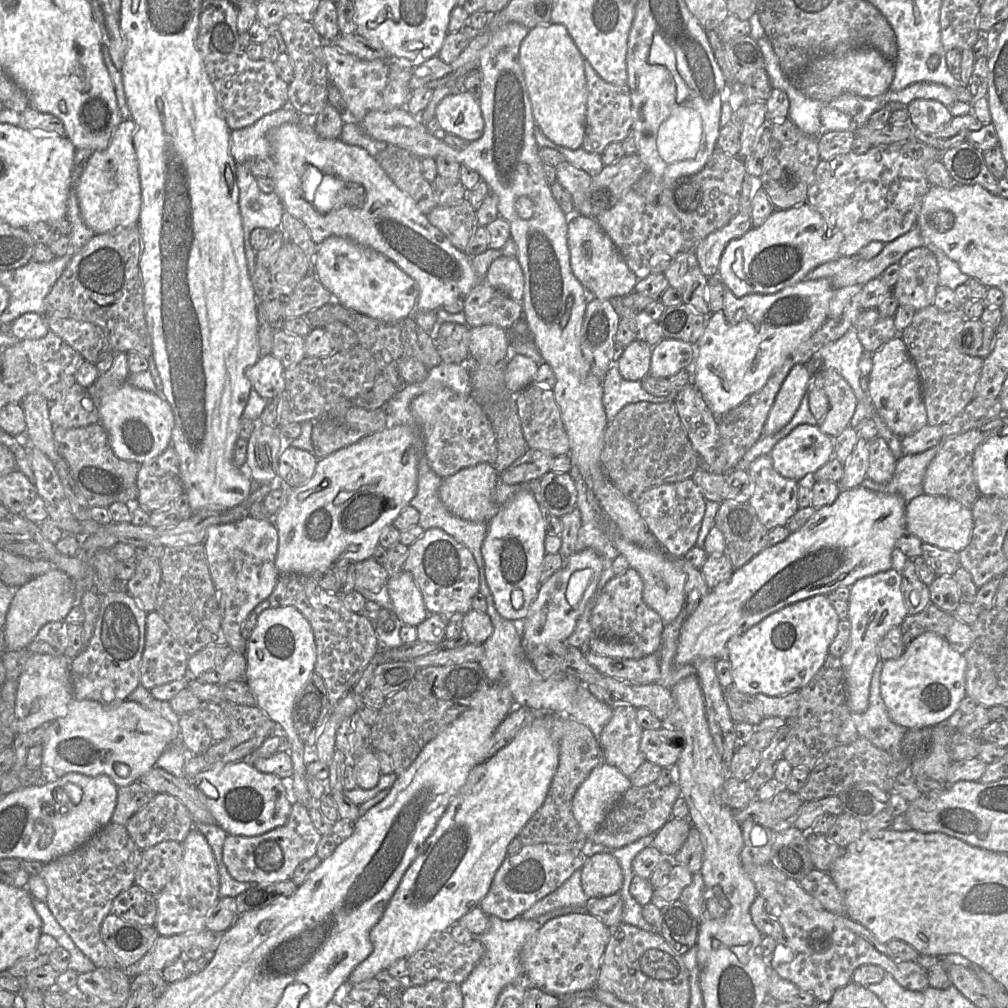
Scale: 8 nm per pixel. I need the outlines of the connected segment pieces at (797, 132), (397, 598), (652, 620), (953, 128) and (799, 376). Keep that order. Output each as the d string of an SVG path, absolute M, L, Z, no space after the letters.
M789 118L770 124L769 152L760 175L762 188L775 209L786 210L807 202L808 189L821 161L818 137L801 131Z
M402 570L387 582L394 612L404 625L418 626L428 617L422 593L411 573Z
M631 567L621 575L613 577L603 588L592 610L591 625L594 635L630 642L647 656L659 651L666 624L660 615L645 603L643 588L640 574Z
M970 112L963 116L953 116L947 124L933 132L924 132L912 127L912 138L945 151L965 141L969 130L979 130L981 127L982 123Z
M796 364L782 383L763 426L763 435L773 435L795 415L804 394L809 392L813 374L806 364Z

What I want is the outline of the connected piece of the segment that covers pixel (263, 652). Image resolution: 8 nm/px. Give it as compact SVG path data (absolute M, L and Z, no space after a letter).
M294 606L269 607L258 615L257 623L247 640L245 681L252 690L256 705L285 732L293 763L292 796L307 809L319 808L320 800L311 796L306 782L304 743L292 718L294 700L315 670L317 660L314 633L309 621Z

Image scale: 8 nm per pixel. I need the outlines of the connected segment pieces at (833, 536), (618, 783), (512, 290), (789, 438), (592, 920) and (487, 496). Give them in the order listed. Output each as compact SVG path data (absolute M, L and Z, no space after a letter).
M862 485L850 489L842 489L837 499L831 505L818 508L800 529L791 532L785 540L777 543L776 545L766 547L754 556L748 563L739 569L736 569L729 579L720 582L717 586L710 589L708 594L701 600L695 611L686 618L682 625L674 657L675 666L692 664L698 659L717 660L721 657L726 657L726 645L730 638L745 632L752 626L761 622L770 614L815 595L828 595L835 589L842 586L851 587L860 578L891 569L892 551L896 546L896 540L905 528L905 505L906 502L900 495L872 491Z
M604 762L580 785L572 800L572 811L590 840L621 796L632 787L630 778Z
M501 255L492 262L485 280L490 286L505 293L514 301L522 303L524 295L524 275L515 257Z
M800 424L772 448L770 457L775 470L783 477L796 481L812 478L812 475L834 457L834 438L821 432L818 426Z
M585 911L547 921L522 948L520 961L525 981L560 998L596 987L601 961L609 942L610 929L598 917Z
M479 463L443 479L439 488L439 497L452 514L468 521L488 522L503 506L497 505L493 500L493 493L498 481L499 473L492 465Z

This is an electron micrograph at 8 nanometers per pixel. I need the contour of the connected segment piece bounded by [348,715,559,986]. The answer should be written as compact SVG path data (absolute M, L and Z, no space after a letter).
M538 715L502 749L469 773L465 784L451 799L421 852L404 873L379 922L370 930L372 953L349 976L351 986L374 978L399 959L422 949L441 931L449 930L488 893L493 878L508 856L508 846L543 805L559 763L559 747L552 739L547 716Z

